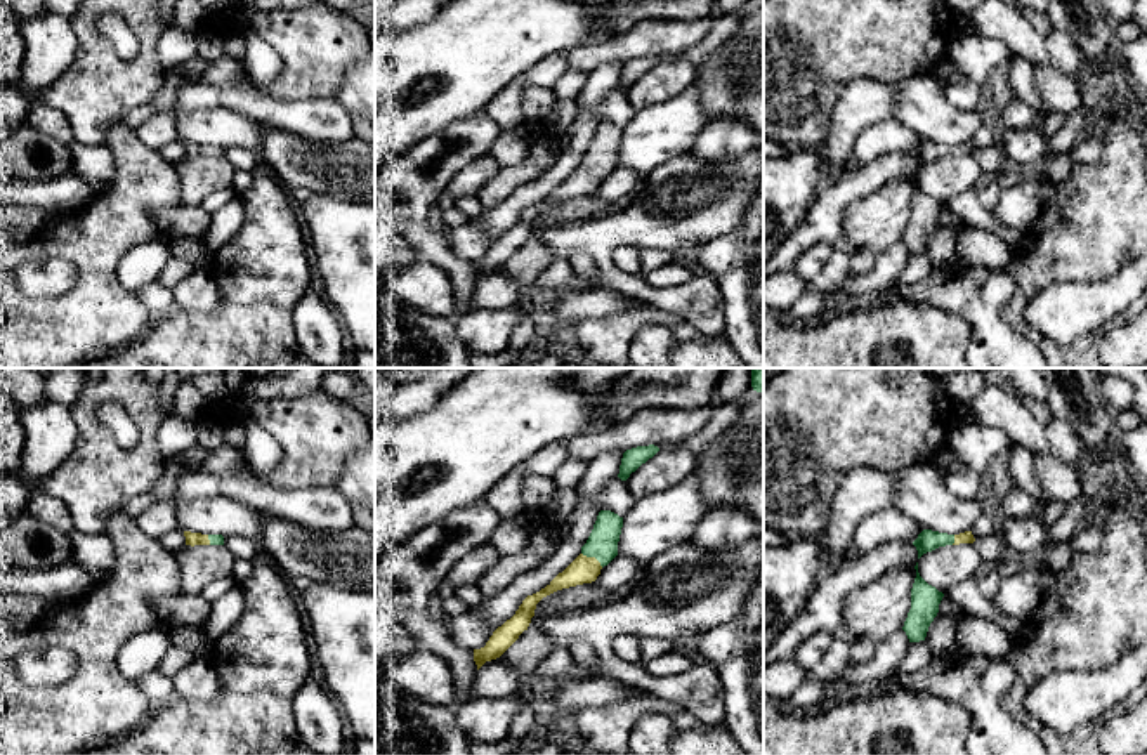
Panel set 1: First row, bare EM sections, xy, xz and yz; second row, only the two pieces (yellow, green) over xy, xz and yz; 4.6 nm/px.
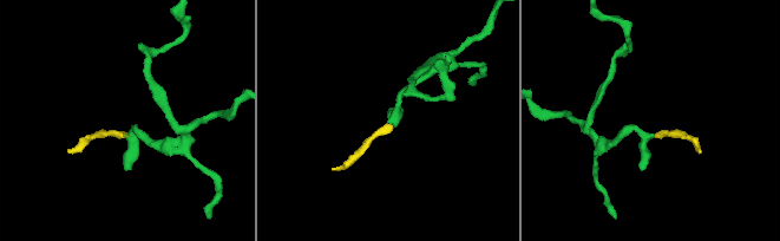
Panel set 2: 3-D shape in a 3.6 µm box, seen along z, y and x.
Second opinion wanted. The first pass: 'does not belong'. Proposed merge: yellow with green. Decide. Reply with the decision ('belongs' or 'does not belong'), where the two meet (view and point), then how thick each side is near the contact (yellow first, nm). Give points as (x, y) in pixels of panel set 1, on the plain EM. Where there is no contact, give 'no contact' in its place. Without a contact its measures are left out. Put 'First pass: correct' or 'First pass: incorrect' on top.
First pass: incorrect
belongs; contact xz (592, 169); calibres 130 and 140 nm

